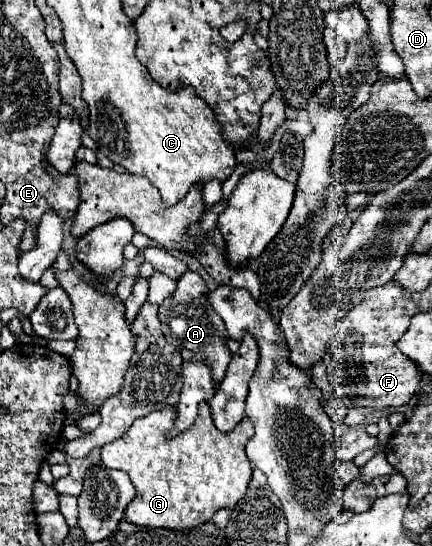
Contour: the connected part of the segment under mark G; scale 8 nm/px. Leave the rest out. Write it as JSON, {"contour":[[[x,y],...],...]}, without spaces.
{"contour":[[[200,404],[198,422],[176,438],[166,438],[176,418],[176,408],[152,412],[132,424],[124,438],[102,446],[102,466],[122,470],[136,486],[136,498],[124,510],[126,522],[146,528],[190,530],[208,522],[220,508],[232,508],[246,494],[252,478],[250,460],[244,454],[246,442],[254,436],[252,424],[244,418],[232,432],[214,428],[210,406]]]}

